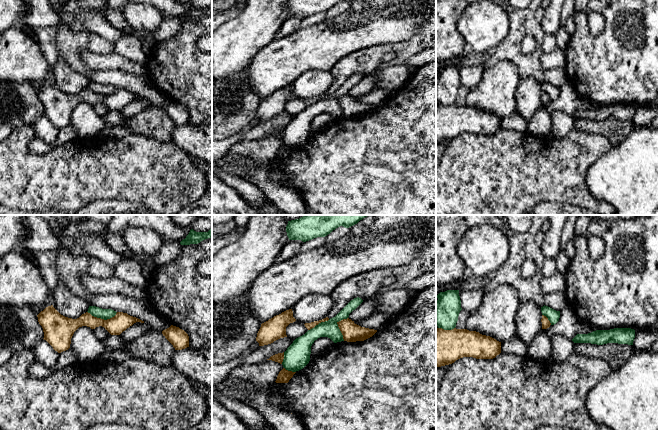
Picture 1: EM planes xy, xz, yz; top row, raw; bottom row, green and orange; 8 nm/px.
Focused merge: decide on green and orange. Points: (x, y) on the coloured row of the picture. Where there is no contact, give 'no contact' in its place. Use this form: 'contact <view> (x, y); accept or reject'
contact xy (102, 318); reject

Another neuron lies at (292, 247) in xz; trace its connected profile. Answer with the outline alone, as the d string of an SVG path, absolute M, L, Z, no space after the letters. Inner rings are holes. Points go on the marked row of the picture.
M289 240L279 253L278 261L283 262L299 254L304 242L301 240Z

